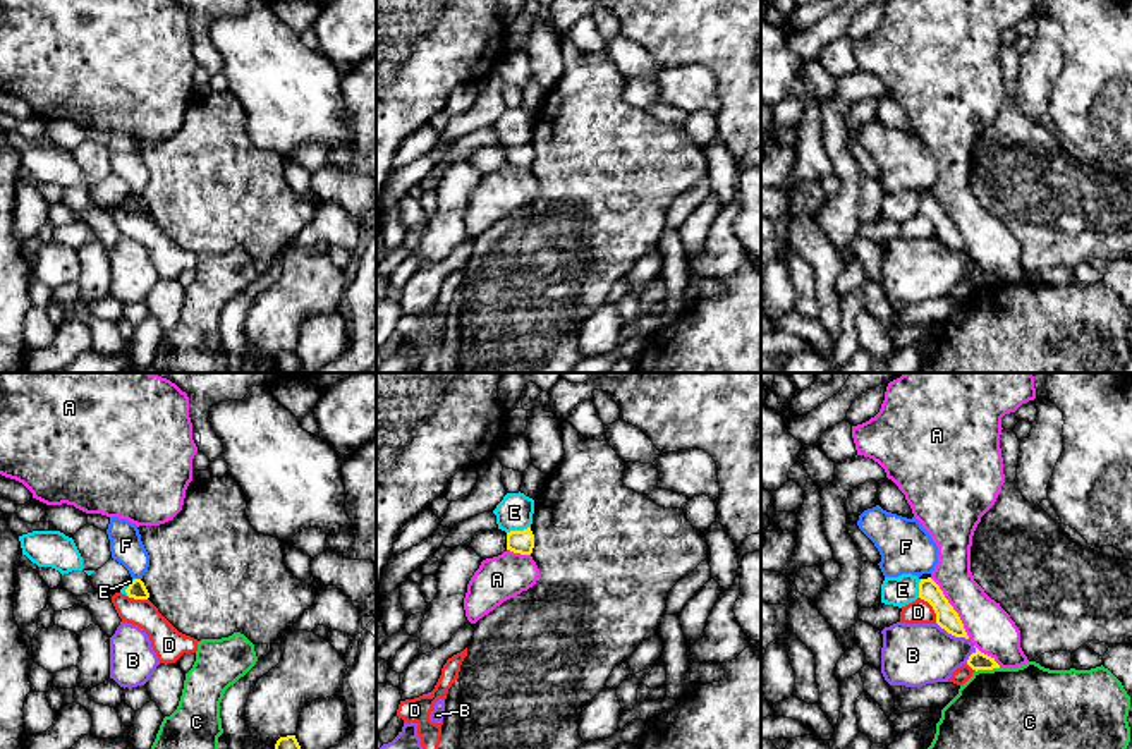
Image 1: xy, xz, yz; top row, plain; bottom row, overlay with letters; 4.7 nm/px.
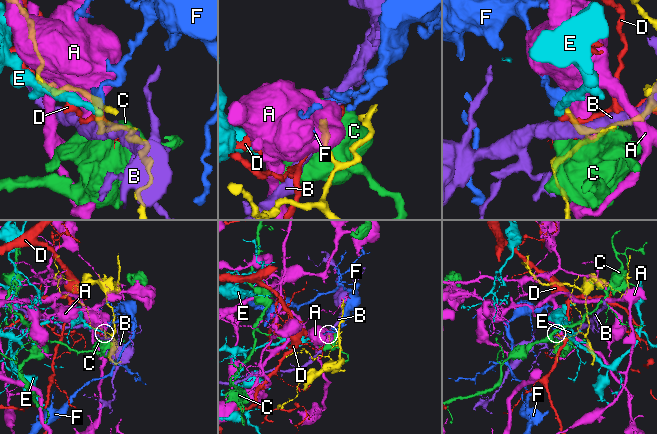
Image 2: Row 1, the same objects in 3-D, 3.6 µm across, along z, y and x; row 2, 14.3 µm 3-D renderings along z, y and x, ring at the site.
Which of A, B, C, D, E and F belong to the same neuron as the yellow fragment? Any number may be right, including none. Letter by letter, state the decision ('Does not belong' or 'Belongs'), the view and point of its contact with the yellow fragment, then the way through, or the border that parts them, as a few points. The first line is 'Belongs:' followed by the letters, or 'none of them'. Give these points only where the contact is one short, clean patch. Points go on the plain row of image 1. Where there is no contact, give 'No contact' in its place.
Belongs: none of them
A: Does not belong. Touches yellow at yz (952, 224)
B: Does not belong. Touches yellow at yz (952, 249)
C: Does not belong. Touches yellow at yz (986, 284)
D: Does not belong. Touches yellow at yz (933, 224). Boundary: yz (919, 212), (931, 222), (937, 237)
E: Does not belong. Touches yellow at xz (517, 146). Boundary: xz (529, 141), (507, 148)
F: Does not belong. Touches yellow at xy (138, 194). Boundary: xy (134, 193), (139, 194)

